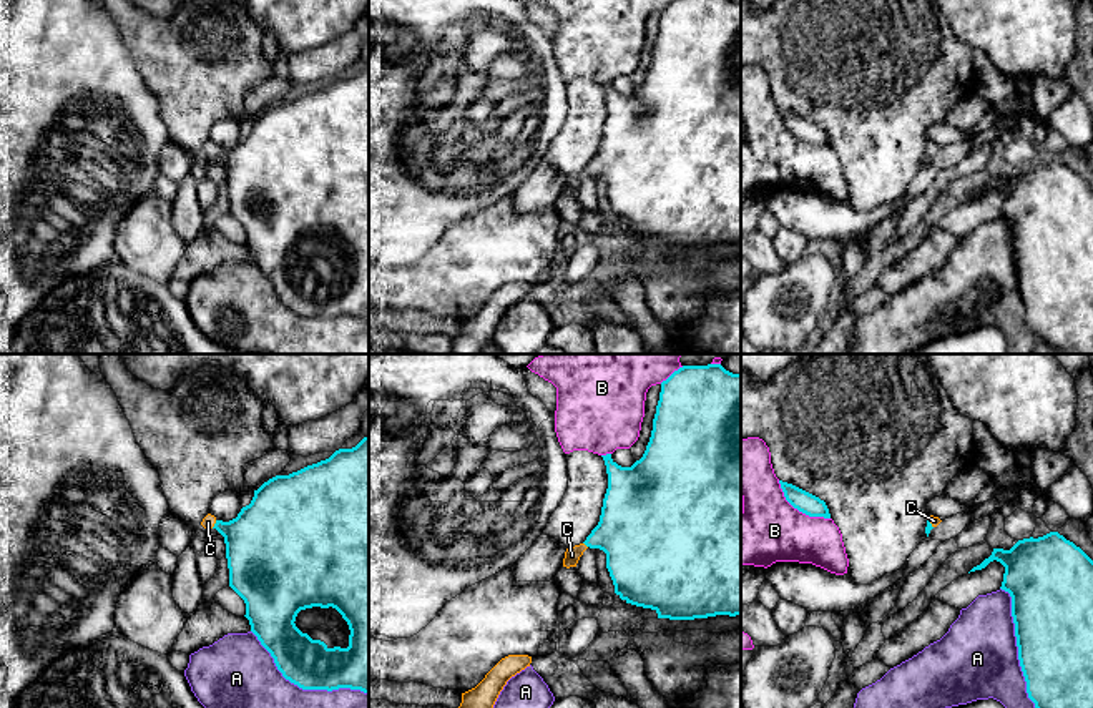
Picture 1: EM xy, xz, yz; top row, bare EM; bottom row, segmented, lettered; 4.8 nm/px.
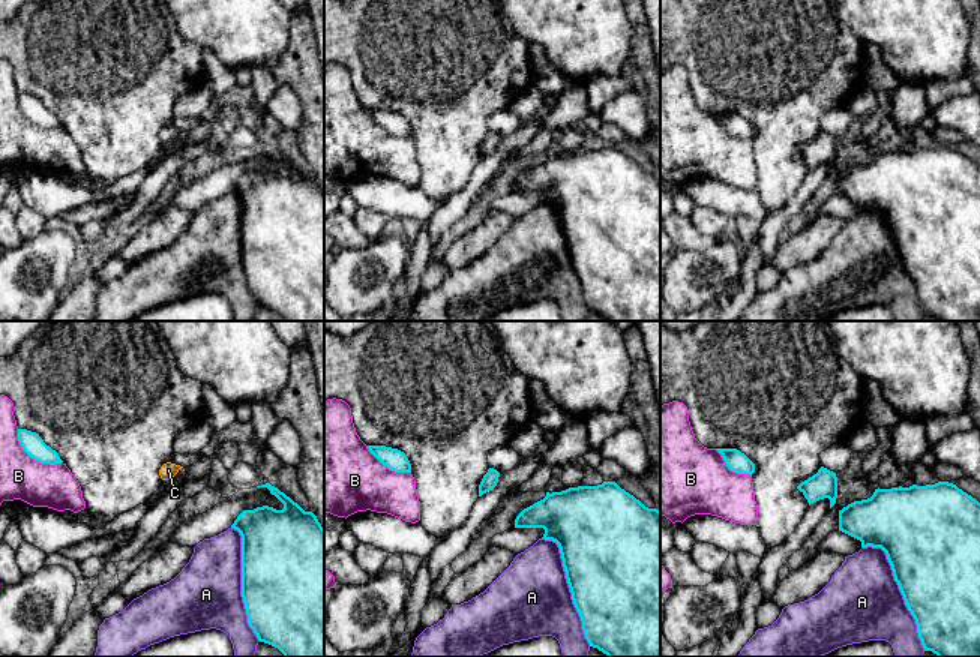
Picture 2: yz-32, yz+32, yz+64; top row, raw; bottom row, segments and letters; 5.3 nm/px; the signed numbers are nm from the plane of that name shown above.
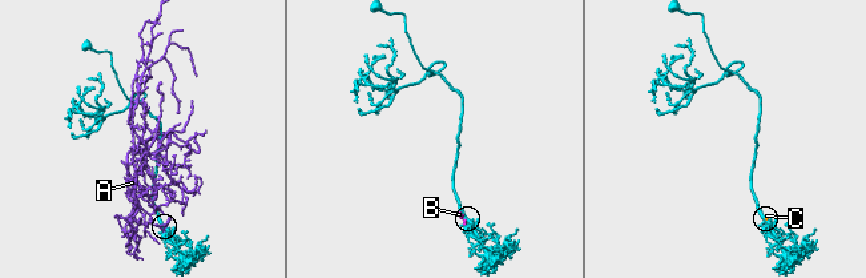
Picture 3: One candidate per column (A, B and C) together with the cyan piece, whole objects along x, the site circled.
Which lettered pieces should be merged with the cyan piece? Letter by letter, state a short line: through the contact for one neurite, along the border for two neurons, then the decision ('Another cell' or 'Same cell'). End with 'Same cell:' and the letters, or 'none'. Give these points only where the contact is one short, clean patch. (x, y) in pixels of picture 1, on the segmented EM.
A: Another cell
B: Another cell
C: Line: xy (263, 542), (215, 524), (208, 522). Same cell
Same cell: C

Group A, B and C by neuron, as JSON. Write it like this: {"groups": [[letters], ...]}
{"groups": [["A"], ["B"], ["C"]]}

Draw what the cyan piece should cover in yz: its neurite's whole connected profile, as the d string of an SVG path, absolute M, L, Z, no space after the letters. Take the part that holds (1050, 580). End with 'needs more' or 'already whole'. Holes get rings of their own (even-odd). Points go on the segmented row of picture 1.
M1050 532L1038 538L1030 537L1018 540L1010 550L993 548L992 555L970 572L982 570L993 560L1005 567L1000 588L1008 592L1012 597L1012 617L1015 623L1018 660L1027 681L1028 698L1035 703L1035 708L1093 708L1093 560L1058 532Z; already whole

